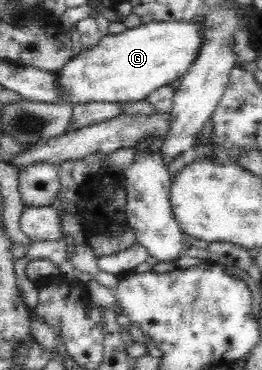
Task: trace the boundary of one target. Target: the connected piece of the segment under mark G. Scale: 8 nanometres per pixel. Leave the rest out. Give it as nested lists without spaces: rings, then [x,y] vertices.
[[[170,20],[168,22],[149,22],[148,24],[141,23],[139,26],[134,28],[126,29],[124,32],[115,35],[104,35],[96,46],[93,46],[88,50],[80,50],[80,52],[73,56],[67,63],[66,66],[61,71],[56,72],[58,74],[58,79],[62,83],[63,88],[67,90],[69,102],[71,106],[75,104],[84,104],[84,102],[134,102],[145,100],[154,90],[158,90],[161,86],[170,85],[177,78],[184,77],[188,74],[190,66],[198,58],[201,46],[205,43],[205,29],[206,22],[188,22],[186,20]]]

